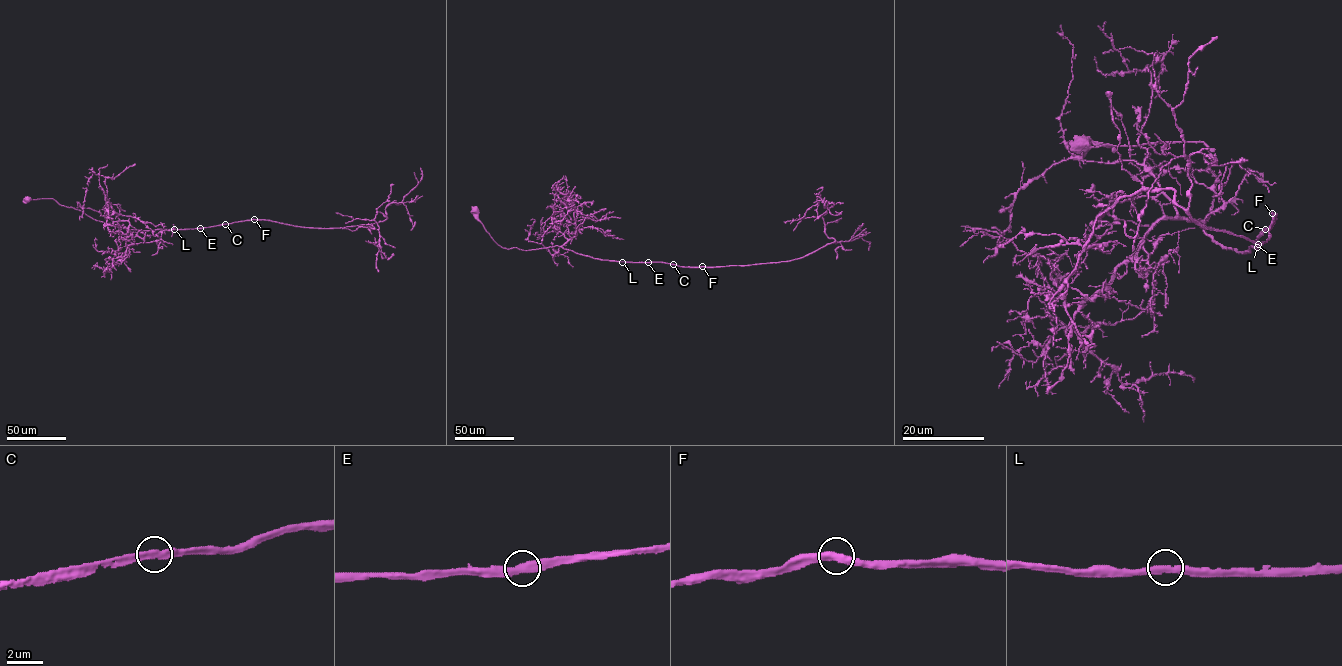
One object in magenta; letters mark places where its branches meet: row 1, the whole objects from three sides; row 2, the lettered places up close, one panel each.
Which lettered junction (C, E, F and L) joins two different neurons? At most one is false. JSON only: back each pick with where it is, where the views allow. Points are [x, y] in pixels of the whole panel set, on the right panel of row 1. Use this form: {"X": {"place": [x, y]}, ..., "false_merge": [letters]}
{"false_merge": []}

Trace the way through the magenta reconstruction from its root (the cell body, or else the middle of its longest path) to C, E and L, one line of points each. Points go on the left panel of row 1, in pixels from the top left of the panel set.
C: (27, 199), (53, 198), (96, 220), (126, 229), (199, 229), (225, 224)
E: (27, 199), (53, 198), (96, 220), (126, 229), (200, 228)
L: (27, 199), (53, 198), (96, 220), (126, 229), (174, 229)

